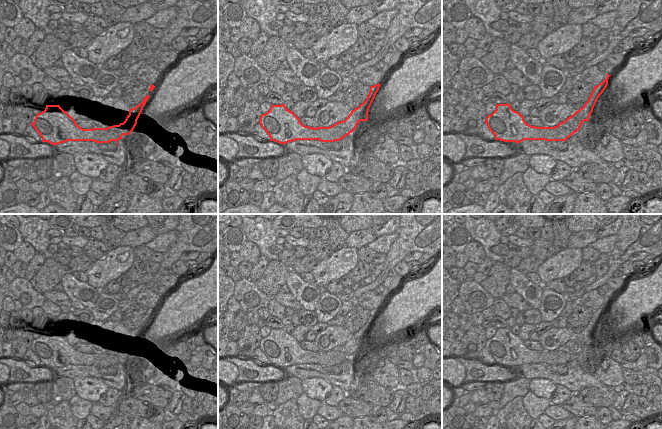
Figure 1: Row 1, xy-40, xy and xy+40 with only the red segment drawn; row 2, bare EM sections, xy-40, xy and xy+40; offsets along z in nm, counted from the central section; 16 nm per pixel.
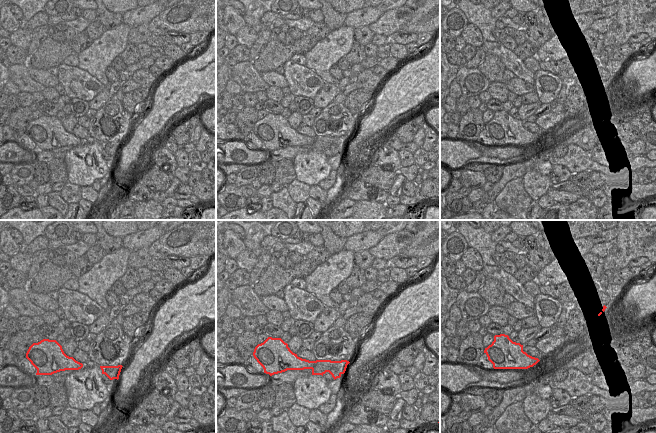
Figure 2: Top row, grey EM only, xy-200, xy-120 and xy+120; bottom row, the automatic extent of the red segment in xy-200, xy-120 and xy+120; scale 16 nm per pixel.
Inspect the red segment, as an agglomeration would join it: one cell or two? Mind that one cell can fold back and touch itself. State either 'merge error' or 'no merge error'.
merge error

